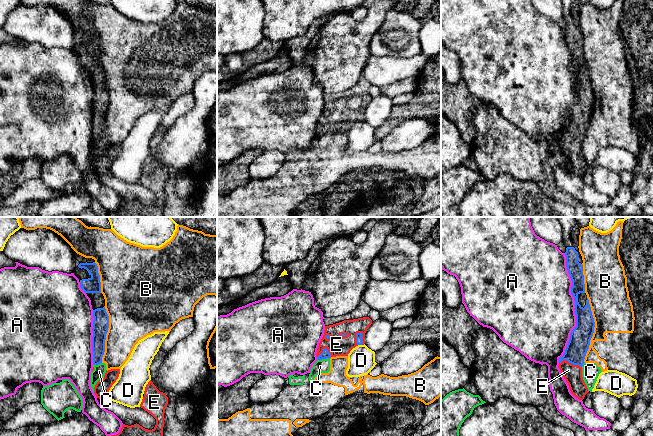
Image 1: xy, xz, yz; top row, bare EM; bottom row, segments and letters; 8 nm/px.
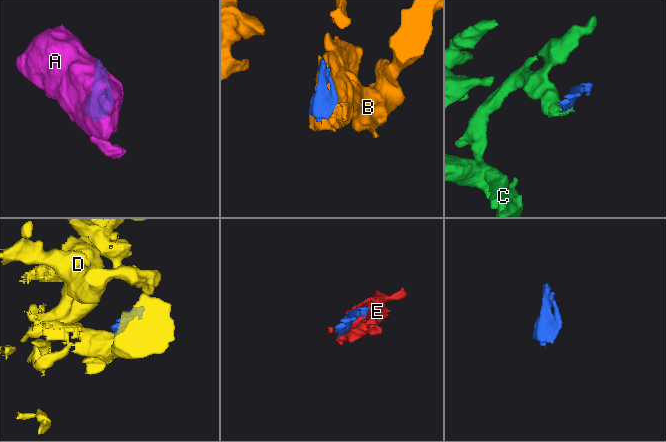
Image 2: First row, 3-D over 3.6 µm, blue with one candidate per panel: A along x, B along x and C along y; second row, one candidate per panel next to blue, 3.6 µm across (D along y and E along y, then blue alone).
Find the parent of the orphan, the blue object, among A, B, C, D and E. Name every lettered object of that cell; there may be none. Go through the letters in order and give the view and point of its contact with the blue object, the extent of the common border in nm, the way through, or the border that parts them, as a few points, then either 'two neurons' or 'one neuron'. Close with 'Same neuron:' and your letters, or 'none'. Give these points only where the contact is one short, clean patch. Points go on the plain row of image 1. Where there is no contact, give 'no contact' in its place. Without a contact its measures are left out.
A: meets blue in yz at (574, 84); contact 900 nm long; two neurons
B: meets blue in yz at (593, 105); contact 500 nm long; two neurons
C: meets blue in xz at (323, 134); contact 100 nm long; border along xz (329, 133), (318, 136); two neurons
D: meets blue in xz at (360, 120); contact 30 nm long; border along xz (358, 120), (361, 121); two neurons
E: meets blue in xz at (356, 113); contact 120 nm long; one neuron
Same neuron: E

